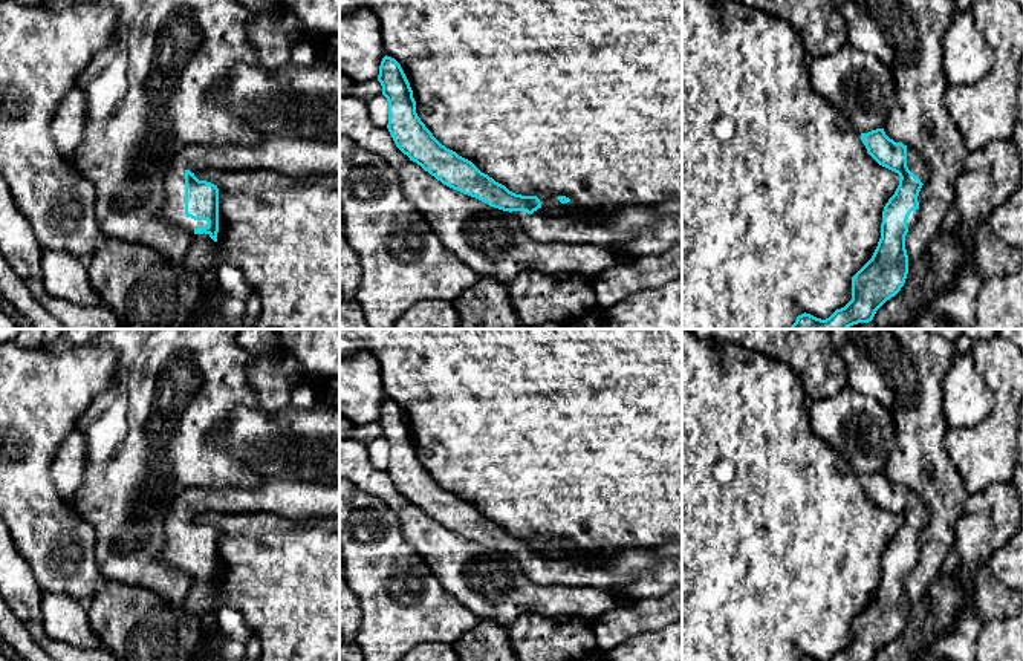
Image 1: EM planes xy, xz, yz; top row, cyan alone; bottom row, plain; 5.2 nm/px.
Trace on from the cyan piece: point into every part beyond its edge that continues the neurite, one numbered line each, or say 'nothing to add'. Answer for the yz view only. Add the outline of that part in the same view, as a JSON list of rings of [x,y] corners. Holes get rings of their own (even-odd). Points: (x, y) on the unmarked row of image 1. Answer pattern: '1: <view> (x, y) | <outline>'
1: yz (916, 507) | [[[907,490],[907,510],[921,522],[922,526],[928,522],[928,506],[925,502],[911,490]]]

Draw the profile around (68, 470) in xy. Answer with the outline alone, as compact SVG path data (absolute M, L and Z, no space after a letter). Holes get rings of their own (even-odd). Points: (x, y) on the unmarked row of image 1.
M78 430L72 431L58 447L50 474L58 494L70 502L76 494L87 465L87 442Z

